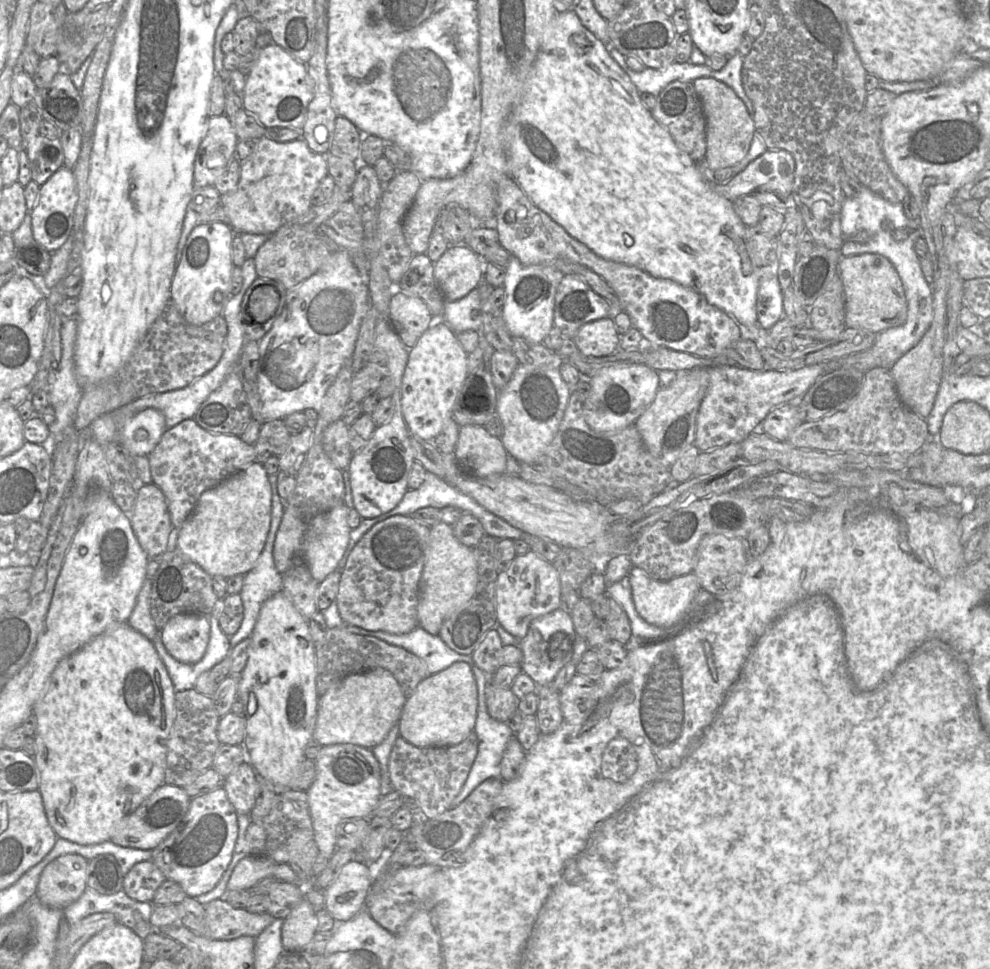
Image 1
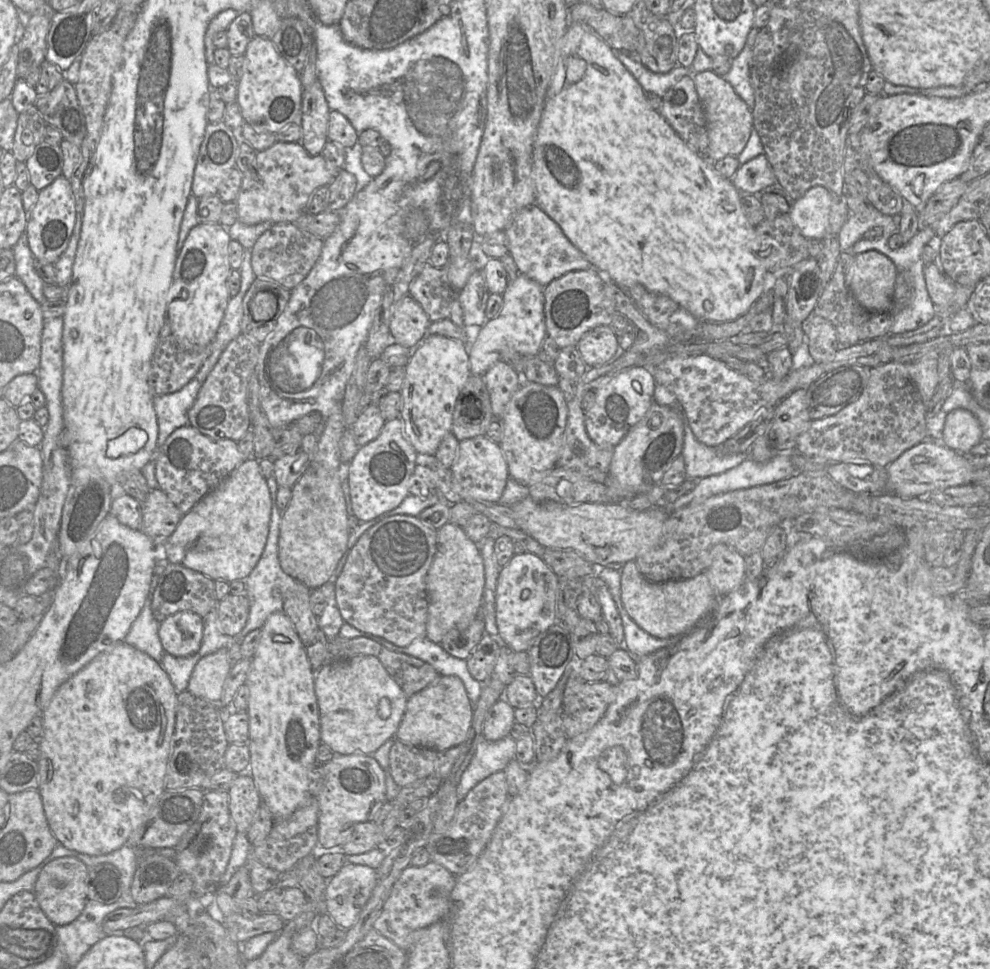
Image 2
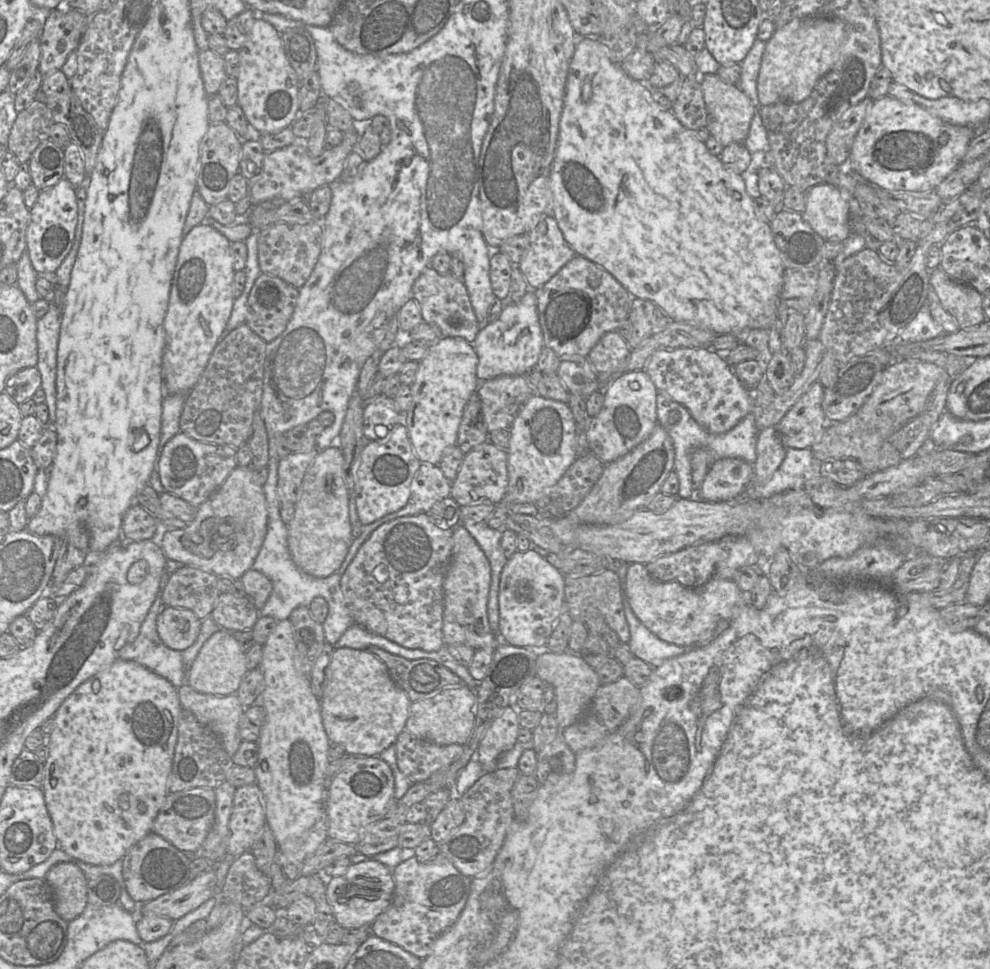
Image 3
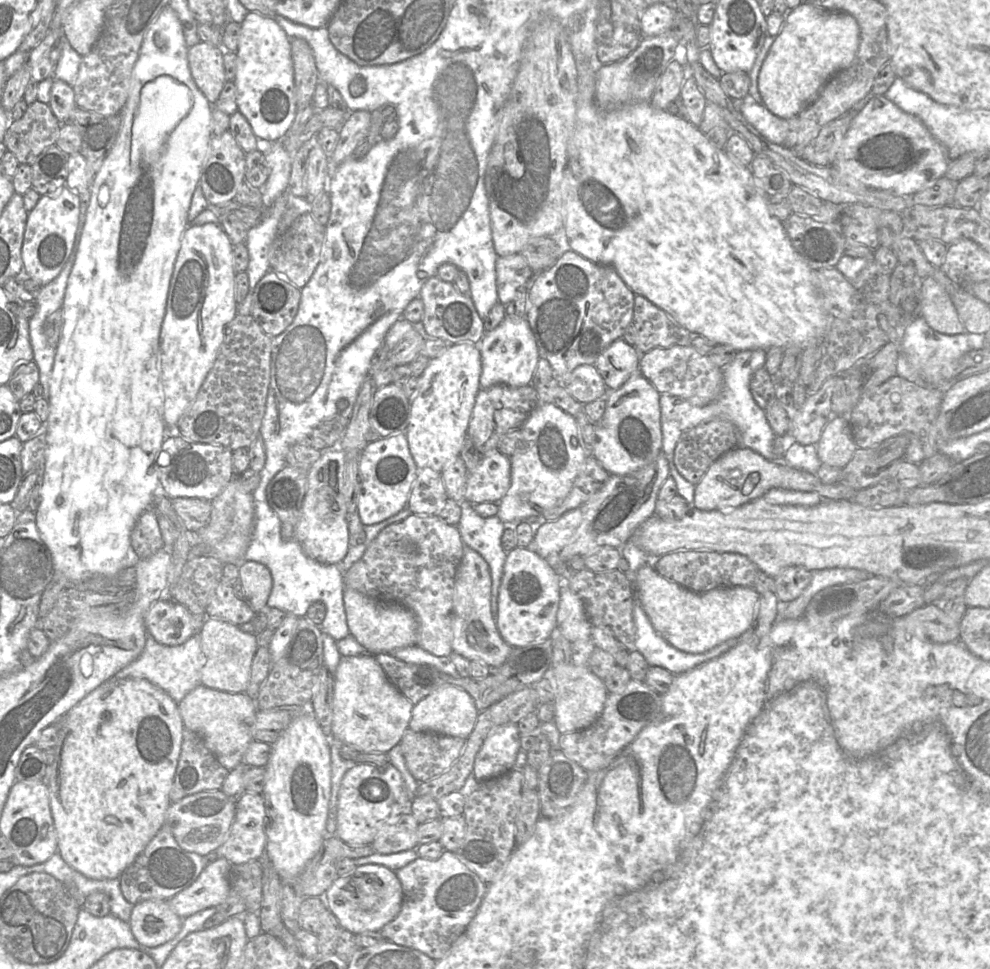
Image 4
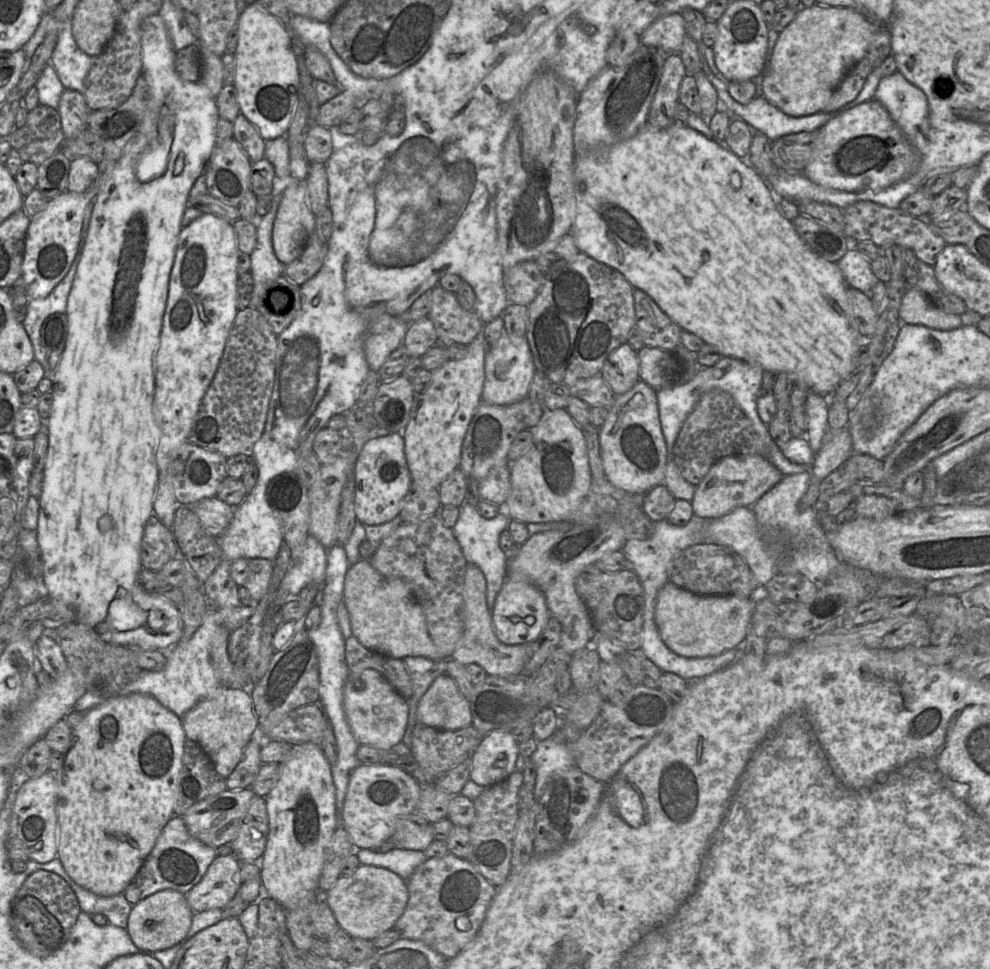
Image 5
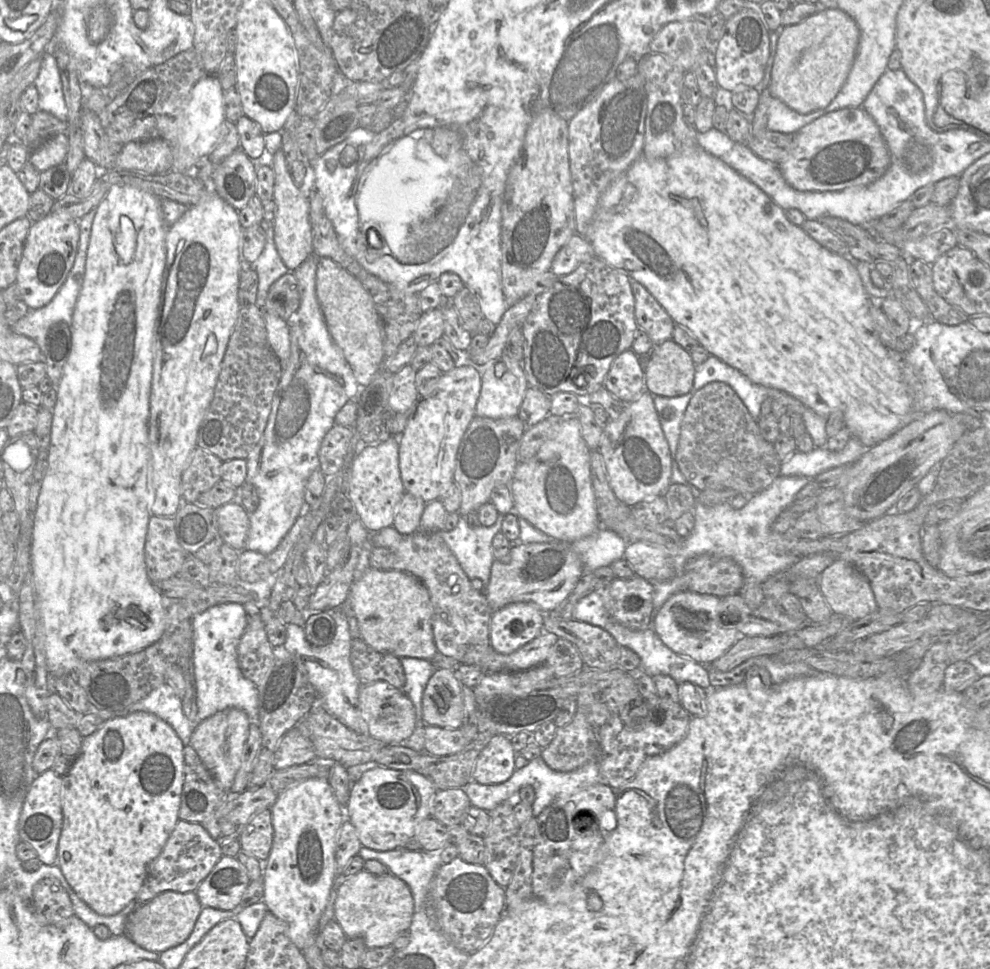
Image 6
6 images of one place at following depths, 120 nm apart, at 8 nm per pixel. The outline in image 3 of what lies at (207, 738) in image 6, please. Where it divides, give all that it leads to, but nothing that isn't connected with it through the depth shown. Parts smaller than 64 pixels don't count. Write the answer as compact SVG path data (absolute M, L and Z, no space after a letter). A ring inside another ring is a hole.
M185 683L178 688L178 697L182 709L192 712L200 723L215 733L227 754L233 757L242 742L239 720L245 710L237 695L203 694Z

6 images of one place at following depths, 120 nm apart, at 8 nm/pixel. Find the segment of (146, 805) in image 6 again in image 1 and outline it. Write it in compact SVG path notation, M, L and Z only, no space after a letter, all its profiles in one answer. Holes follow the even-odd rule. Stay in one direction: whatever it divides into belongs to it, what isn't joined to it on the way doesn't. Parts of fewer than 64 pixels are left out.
M128 623L106 631L56 666L33 708L37 717L36 754L33 758L38 769L38 790L42 795L47 819L59 838L80 845L109 841L121 821L164 783L168 739L176 716L175 694L172 680L153 642L130 627Z

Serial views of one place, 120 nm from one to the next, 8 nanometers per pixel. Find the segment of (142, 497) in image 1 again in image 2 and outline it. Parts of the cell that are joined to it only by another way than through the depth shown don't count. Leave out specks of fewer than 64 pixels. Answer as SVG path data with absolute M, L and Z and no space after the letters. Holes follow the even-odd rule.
M153 489L142 503L141 531L155 545L161 545L174 532L183 515L163 490Z

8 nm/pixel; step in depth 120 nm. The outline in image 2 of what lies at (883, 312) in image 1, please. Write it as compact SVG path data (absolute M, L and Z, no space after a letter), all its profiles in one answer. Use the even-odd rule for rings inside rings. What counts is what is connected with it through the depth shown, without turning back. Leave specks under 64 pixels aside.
M877 250L856 254L846 275L846 284L856 301L872 313L887 313L892 307L898 269Z

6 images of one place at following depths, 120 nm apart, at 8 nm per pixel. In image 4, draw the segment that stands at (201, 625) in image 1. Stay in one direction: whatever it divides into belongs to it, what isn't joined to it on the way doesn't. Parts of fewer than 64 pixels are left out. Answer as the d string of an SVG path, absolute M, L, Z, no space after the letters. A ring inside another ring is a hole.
M172 599L157 600L145 615L145 628L158 643L177 646L196 632L190 611Z

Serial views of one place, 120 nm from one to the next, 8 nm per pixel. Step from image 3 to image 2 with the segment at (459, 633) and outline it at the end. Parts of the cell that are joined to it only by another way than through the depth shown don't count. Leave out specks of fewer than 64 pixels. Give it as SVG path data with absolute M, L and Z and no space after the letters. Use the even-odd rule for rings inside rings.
M449 522L443 525L437 530L436 551L426 576L426 591L429 603L426 637L430 641L440 644L444 635L452 628L467 628L481 611L484 586L484 562L477 544L467 537L463 527Z

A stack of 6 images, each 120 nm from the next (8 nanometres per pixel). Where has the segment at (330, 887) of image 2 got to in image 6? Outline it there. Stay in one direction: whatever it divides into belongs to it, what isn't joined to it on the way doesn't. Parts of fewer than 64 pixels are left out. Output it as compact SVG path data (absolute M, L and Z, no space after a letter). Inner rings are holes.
M363 869L347 876L334 904L334 919L347 938L360 939L366 948L392 945L400 933L409 931L413 913L412 893L405 882L391 873L373 875Z

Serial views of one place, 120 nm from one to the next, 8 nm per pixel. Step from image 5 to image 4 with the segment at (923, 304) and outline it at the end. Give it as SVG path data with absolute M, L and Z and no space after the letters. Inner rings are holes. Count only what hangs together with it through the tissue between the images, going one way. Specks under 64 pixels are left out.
M931 277L925 278L921 287L920 317L932 330L941 334L966 332L949 294Z

